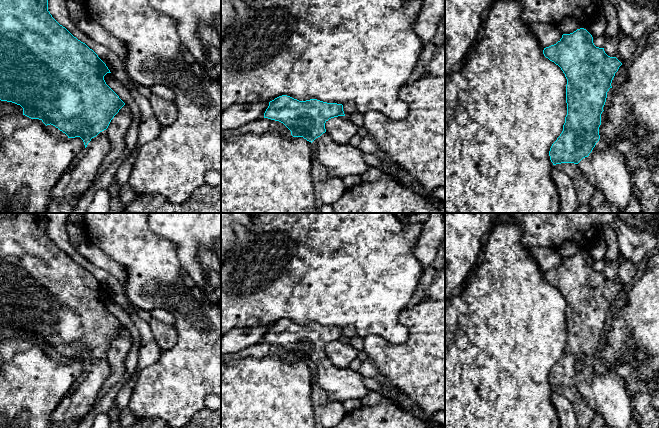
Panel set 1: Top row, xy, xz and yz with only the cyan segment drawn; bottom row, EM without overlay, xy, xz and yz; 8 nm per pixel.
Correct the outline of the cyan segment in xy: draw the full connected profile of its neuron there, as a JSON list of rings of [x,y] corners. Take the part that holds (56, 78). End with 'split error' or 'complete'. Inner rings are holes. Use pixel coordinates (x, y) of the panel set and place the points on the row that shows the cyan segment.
[[[0,0],[0,100],[20,105],[23,108],[23,115],[31,119],[39,119],[46,126],[51,124],[65,133],[68,138],[80,137],[84,142],[84,155],[75,163],[75,167],[70,173],[71,179],[63,194],[63,198],[71,206],[77,206],[80,198],[96,181],[98,170],[111,149],[106,129],[114,116],[125,105],[119,96],[106,84],[104,76],[107,73],[111,72],[98,55],[52,17],[48,11],[48,0]]]; split error

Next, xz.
[[[282,95],[269,102],[264,118],[283,123],[293,137],[303,137],[315,146],[314,159],[317,159],[326,169],[329,178],[344,178],[349,175],[364,174],[370,165],[364,160],[363,152],[349,144],[339,145],[326,132],[325,123],[334,117],[345,116],[343,105],[327,103],[317,99],[299,101],[287,95]]]; split error

